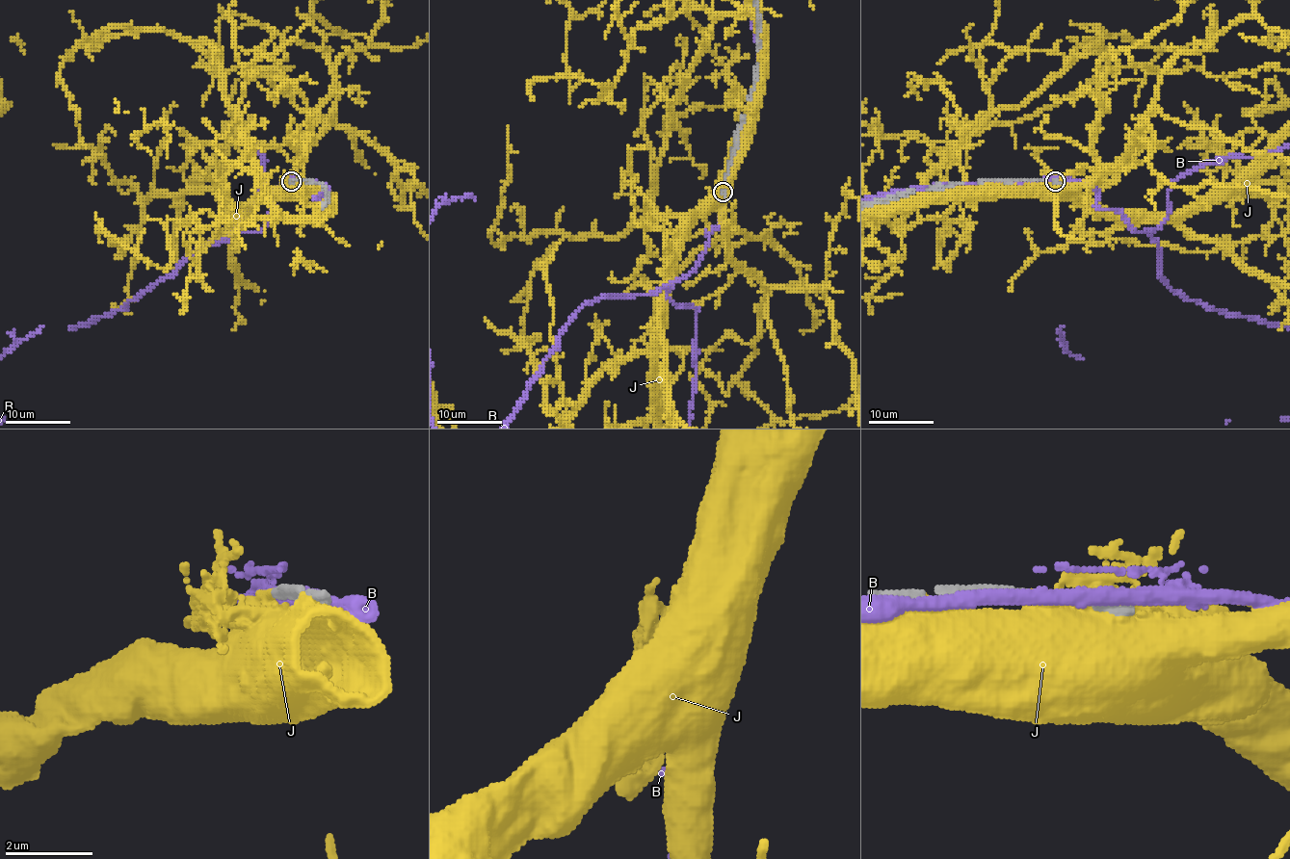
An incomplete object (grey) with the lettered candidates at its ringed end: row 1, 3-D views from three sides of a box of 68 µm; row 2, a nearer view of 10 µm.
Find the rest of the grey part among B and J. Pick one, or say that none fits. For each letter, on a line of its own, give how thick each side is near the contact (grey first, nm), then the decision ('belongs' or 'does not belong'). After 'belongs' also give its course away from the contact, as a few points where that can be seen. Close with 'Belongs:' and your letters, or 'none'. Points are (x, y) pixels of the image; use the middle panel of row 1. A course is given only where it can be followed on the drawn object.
B: calibres 260 and 380 nm; does not belong
J: calibres 260 and 850 nm; does not belong
Belongs: none

